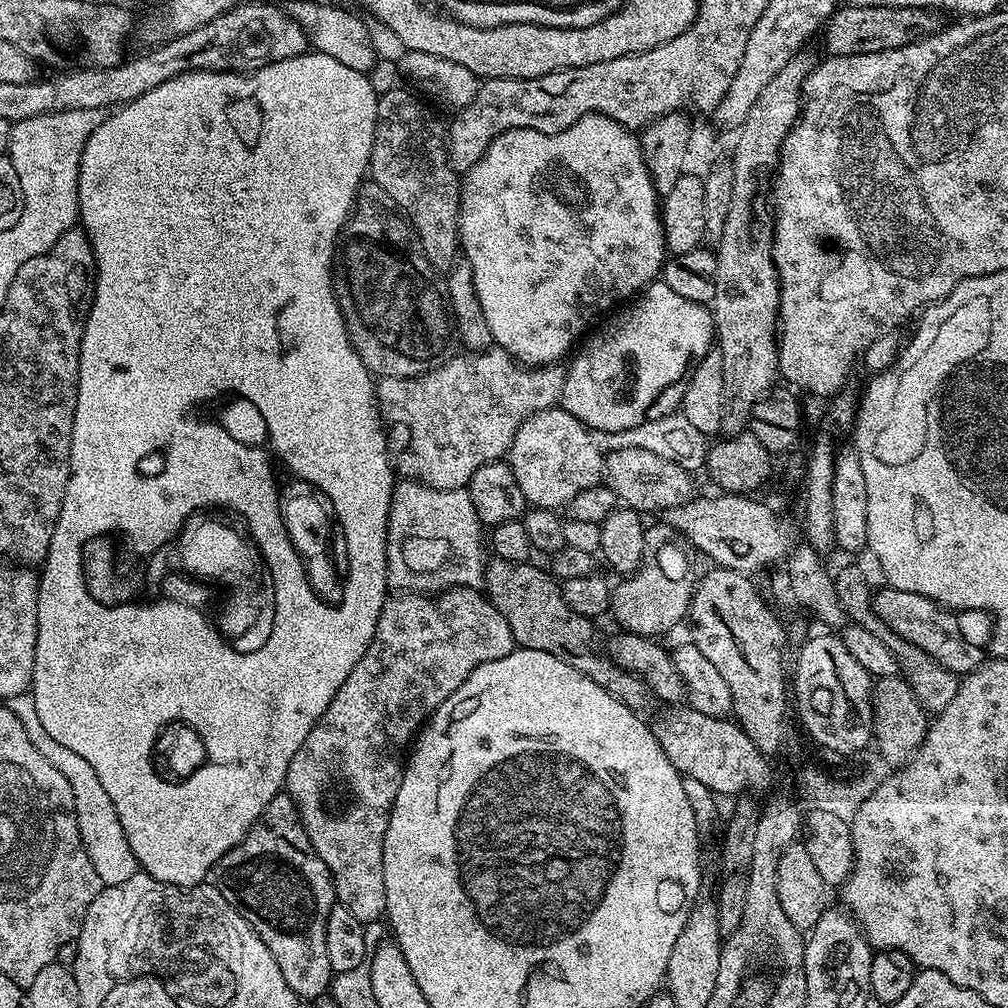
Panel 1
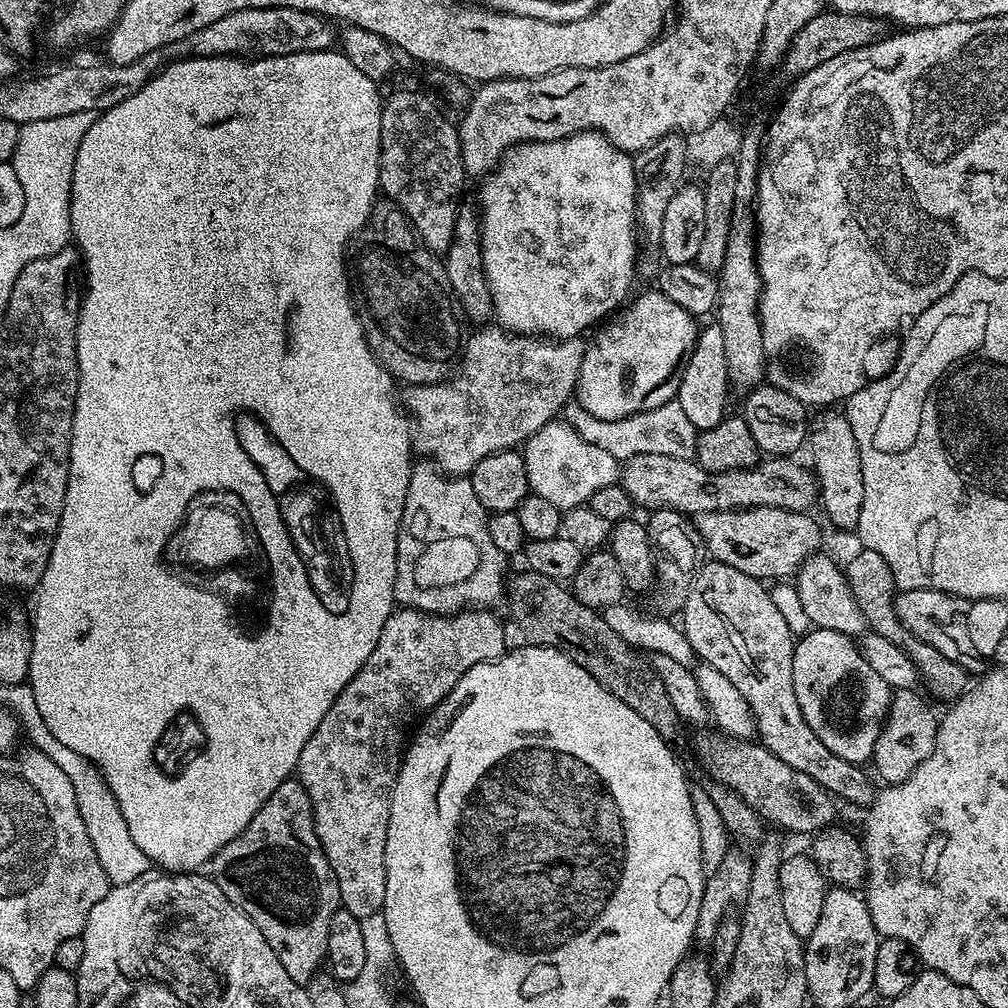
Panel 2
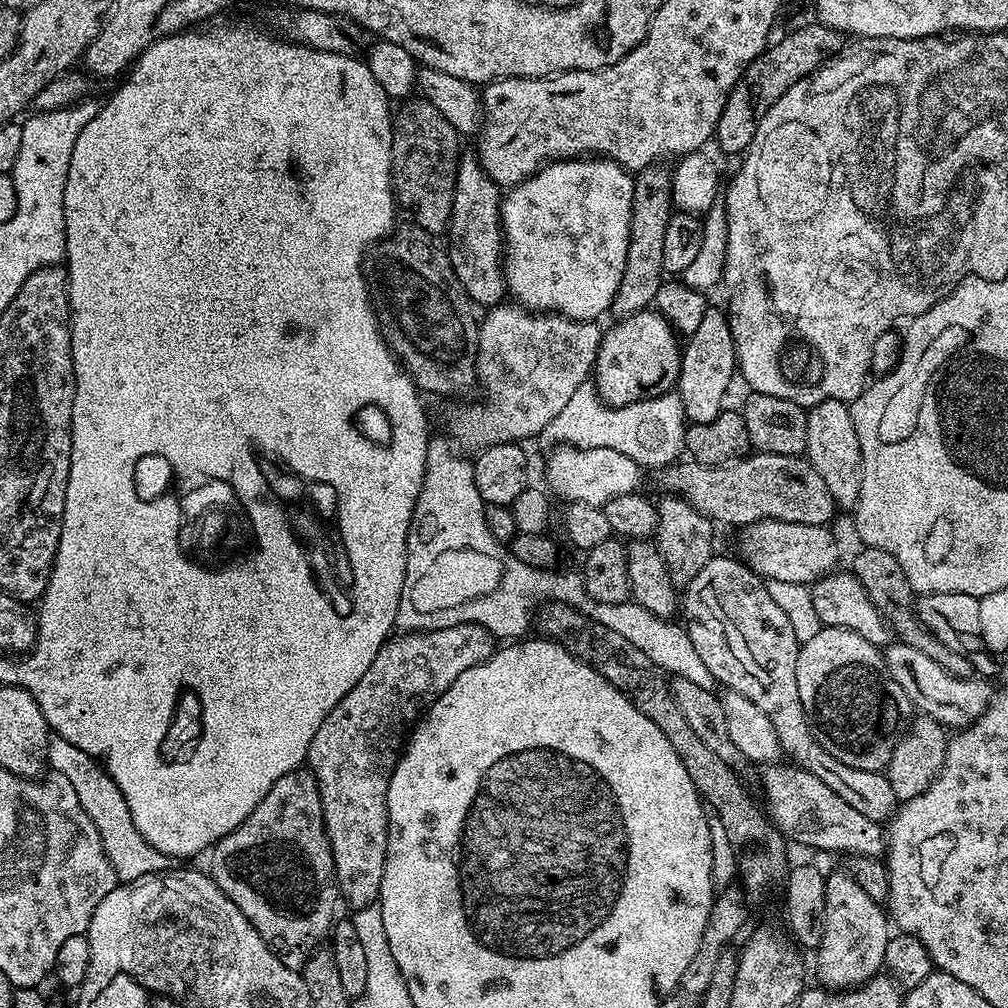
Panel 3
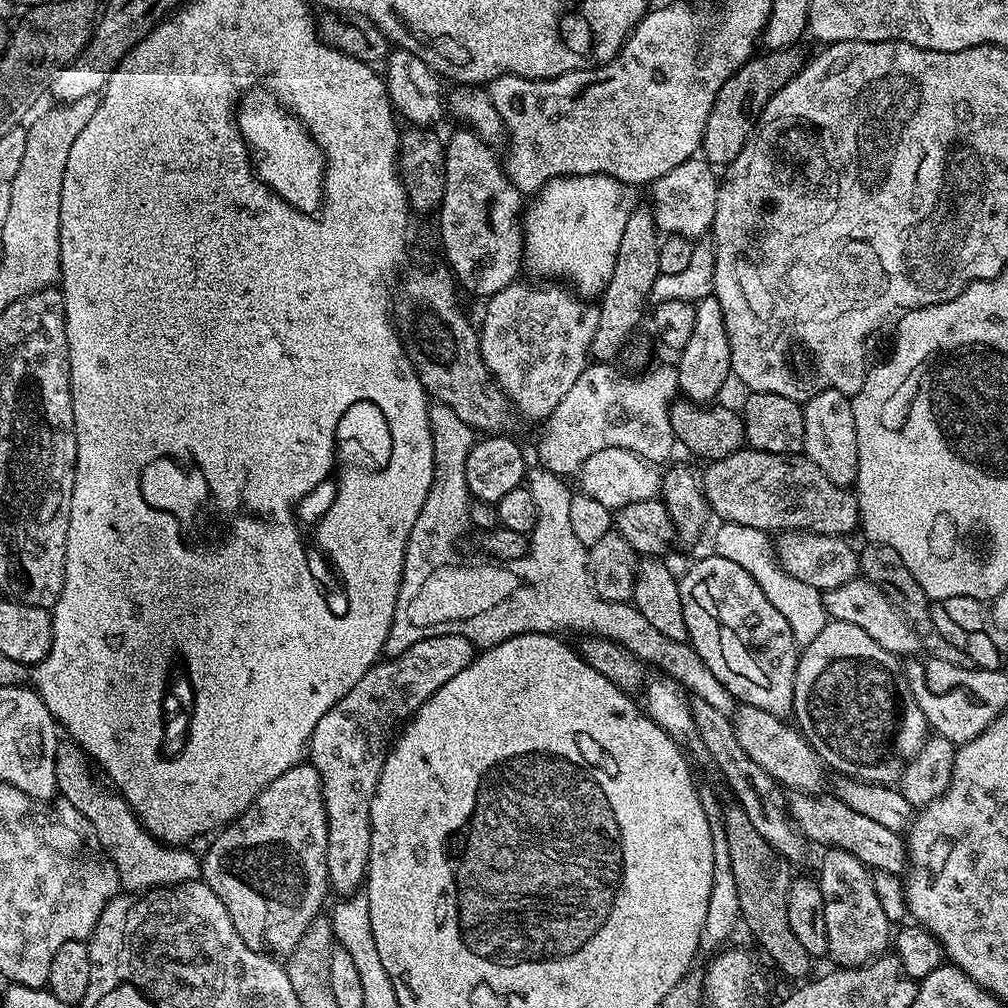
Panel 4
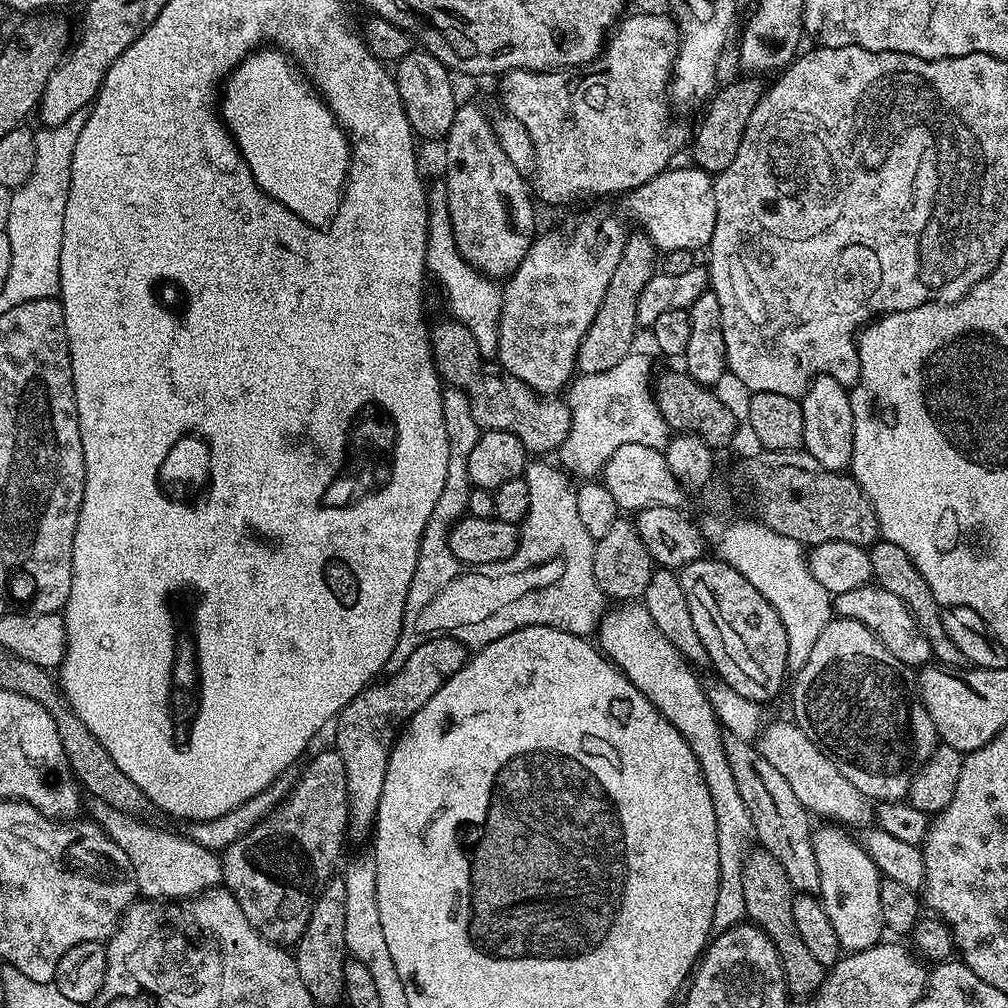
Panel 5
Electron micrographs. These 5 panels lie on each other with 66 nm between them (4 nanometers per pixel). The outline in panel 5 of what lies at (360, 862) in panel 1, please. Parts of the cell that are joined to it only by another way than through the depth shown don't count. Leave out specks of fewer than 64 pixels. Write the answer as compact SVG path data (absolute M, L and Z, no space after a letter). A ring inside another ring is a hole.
M449 636L428 640L418 646L410 658L406 658L403 668L387 677L389 680L381 679L369 684L344 707L334 724L334 748L346 766L351 835L364 836L367 832L369 835L375 825L378 802L382 798L382 782L386 782L386 766L398 733L415 712L422 710L422 706L426 706L426 702L438 694L450 677L462 670L469 659L469 649L462 642L451 640Z

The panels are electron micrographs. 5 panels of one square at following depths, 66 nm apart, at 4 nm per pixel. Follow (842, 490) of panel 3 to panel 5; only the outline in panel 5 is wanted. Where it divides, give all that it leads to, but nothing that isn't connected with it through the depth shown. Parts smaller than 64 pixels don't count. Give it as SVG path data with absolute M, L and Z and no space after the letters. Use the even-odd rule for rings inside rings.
M815 376L800 400L804 423L803 451L810 453L826 470L844 472L852 463L854 410L849 389L832 376Z

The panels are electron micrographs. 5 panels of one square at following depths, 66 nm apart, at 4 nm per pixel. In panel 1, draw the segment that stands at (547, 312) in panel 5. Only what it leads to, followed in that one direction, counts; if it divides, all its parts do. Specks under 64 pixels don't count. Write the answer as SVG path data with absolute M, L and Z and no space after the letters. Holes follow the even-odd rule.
M495 346L464 355L468 356L456 356L441 368L429 367L424 375L413 376L411 380L385 376L379 381L380 414L385 425L390 426L388 447L395 471L401 477L442 490L464 488L478 466L486 466L507 453L522 422L542 410L557 407L563 397L565 369L559 363L528 367L504 348Z

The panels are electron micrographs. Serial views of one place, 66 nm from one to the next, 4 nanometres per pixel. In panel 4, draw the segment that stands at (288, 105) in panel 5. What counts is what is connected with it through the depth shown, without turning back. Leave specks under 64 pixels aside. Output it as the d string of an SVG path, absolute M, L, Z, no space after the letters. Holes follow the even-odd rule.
M256 91L244 93L238 105L238 123L244 142L254 157L254 167L260 179L300 212L319 213L324 202L324 151L300 117L289 112L271 91Z

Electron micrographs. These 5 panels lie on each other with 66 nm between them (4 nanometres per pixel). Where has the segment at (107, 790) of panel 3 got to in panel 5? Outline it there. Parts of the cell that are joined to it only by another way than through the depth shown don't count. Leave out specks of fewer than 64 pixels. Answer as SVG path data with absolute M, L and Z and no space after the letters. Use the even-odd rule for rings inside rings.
M93 799L91 803L91 819L126 852L141 897L179 902L215 889L223 881L221 857L198 846L198 842L187 835L179 836L176 832L143 824L143 819L128 816L122 810L114 810L114 806L106 806L106 802L101 800Z

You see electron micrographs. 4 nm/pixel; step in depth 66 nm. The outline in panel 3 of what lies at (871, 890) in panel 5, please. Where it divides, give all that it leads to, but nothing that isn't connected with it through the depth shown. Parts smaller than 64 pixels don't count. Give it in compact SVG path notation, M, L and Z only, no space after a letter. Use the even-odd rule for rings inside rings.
M840 870L826 879L826 918L822 942L814 949L819 983L829 990L847 990L871 980L884 968L890 920L885 909L858 886L847 871Z

